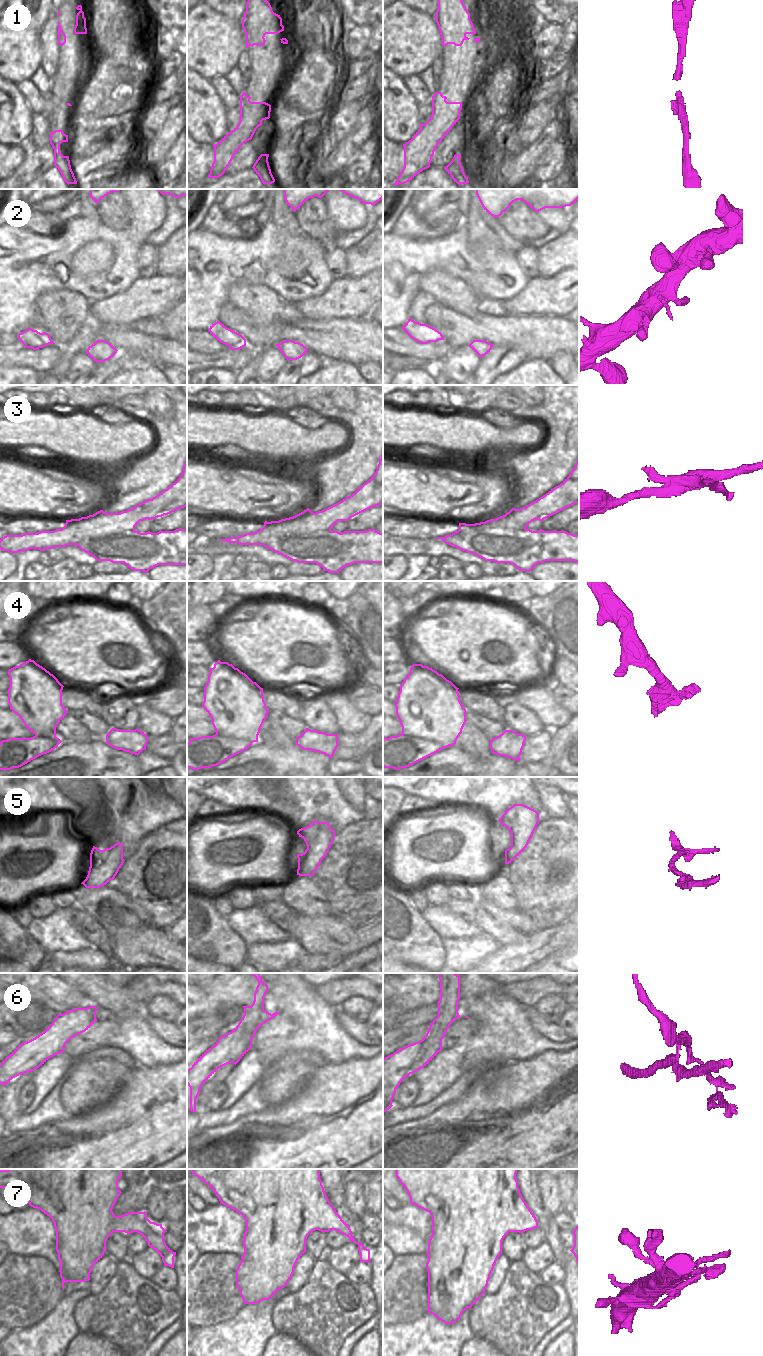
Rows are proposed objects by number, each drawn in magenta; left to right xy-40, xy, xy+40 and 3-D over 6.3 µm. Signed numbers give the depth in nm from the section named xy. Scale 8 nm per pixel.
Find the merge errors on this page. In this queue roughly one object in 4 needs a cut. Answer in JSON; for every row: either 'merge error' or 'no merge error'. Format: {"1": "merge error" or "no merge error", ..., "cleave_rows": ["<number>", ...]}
{"1": "no merge error", "2": "no merge error", "3": "merge error", "4": "merge error", "5": "no merge error", "6": "merge error", "7": "no merge error", "cleave_rows": ["3", "4", "6"]}

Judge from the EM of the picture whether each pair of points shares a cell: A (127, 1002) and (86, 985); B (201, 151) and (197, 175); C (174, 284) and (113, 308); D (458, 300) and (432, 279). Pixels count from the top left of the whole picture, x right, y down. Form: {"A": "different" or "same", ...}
{"A": "same", "B": "same", "C": "same", "D": "same"}

